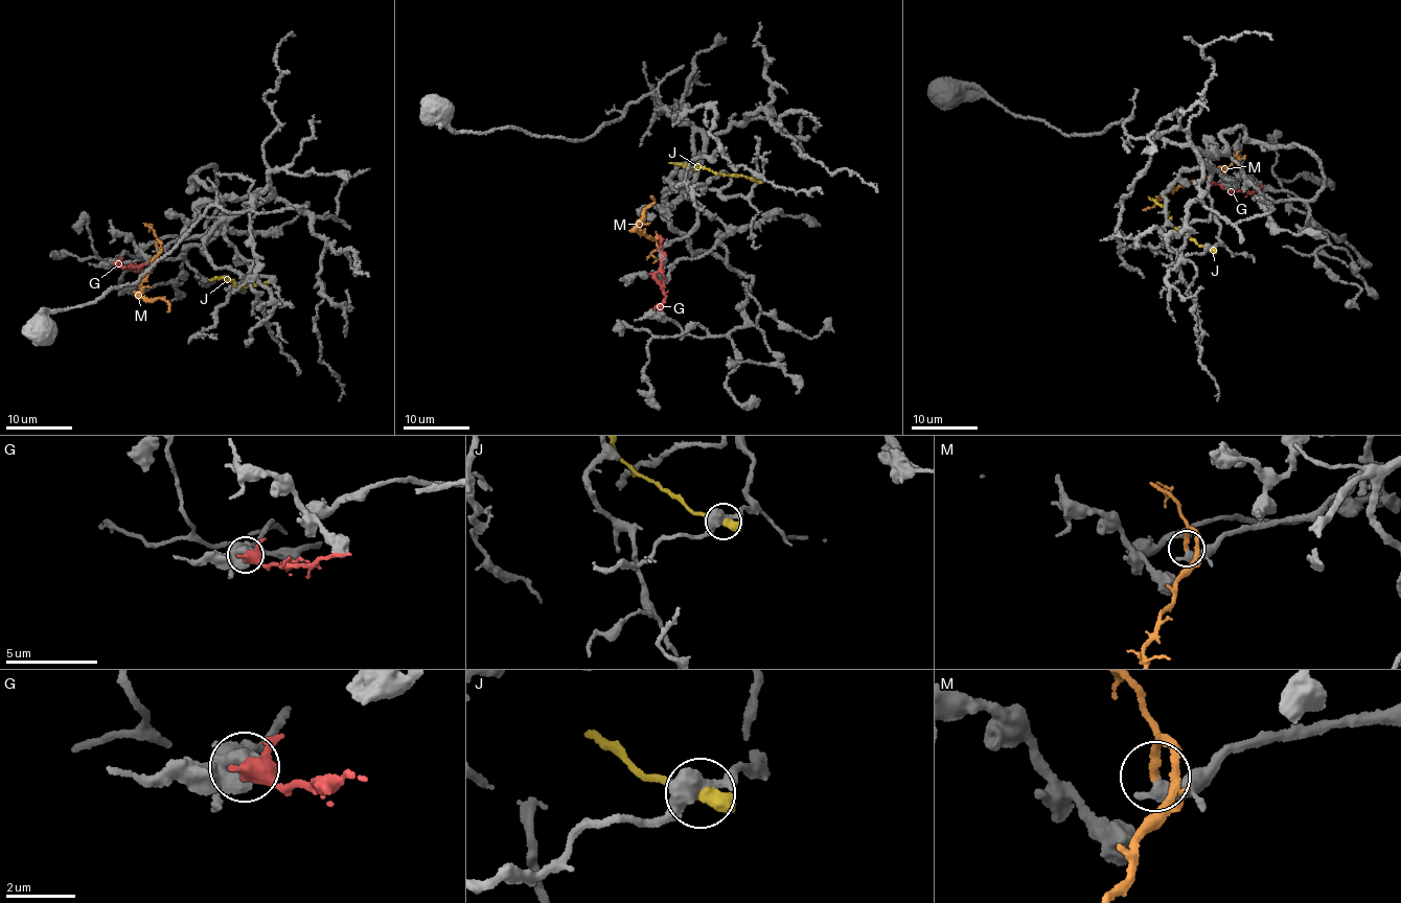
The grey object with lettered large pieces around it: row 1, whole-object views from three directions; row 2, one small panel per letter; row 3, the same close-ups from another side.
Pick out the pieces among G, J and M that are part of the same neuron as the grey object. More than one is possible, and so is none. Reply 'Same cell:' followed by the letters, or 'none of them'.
Same cell: M

